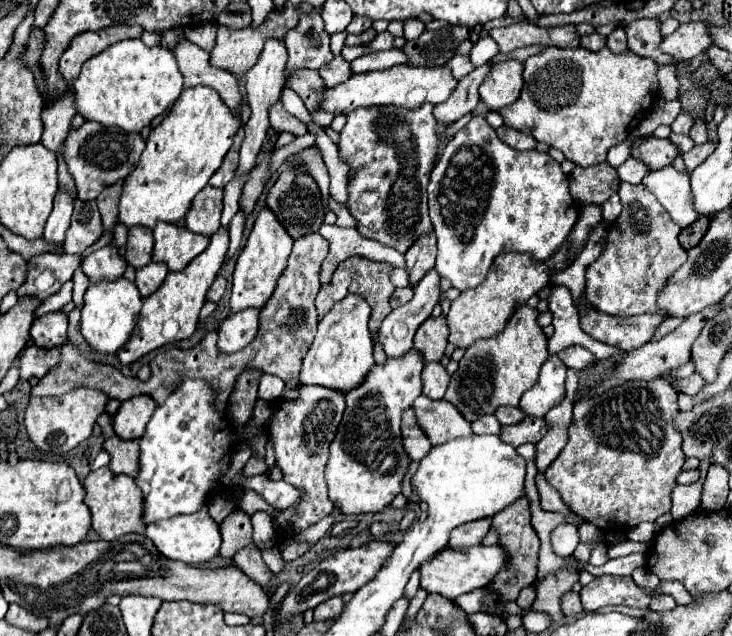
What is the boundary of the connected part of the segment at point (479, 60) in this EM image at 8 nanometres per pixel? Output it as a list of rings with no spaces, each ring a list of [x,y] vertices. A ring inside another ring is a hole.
[[[491,36],[480,37],[470,52],[470,60],[474,66],[482,66],[482,64],[490,62],[498,52],[498,44]]]

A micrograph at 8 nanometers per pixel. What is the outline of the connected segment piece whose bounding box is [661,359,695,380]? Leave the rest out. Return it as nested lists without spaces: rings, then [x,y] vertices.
[[[690,359],[685,365],[681,366],[680,368],[671,370],[670,372],[666,372],[661,377],[664,379],[669,379],[672,376],[678,376],[679,378],[687,378],[695,371],[694,362]]]

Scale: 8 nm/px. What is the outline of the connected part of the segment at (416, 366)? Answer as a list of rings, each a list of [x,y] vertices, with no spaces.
[[[410,348],[400,358],[386,358],[384,364],[374,364],[364,382],[346,394],[346,410],[340,428],[336,432],[336,438],[330,444],[330,458],[324,470],[330,500],[336,502],[344,514],[378,512],[386,508],[396,494],[400,494],[400,482],[406,474],[406,466],[410,464],[402,448],[400,416],[402,410],[410,408],[412,402],[422,394],[422,382],[420,382],[422,368],[424,368],[424,358],[416,348]]]

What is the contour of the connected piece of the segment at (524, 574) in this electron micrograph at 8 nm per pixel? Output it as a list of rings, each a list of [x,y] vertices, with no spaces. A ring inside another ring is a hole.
[[[528,496],[518,498],[514,504],[510,504],[508,508],[504,508],[502,512],[498,512],[492,520],[492,528],[496,528],[500,532],[500,542],[506,546],[508,554],[510,554],[510,564],[504,572],[500,572],[500,576],[488,586],[490,590],[494,590],[498,594],[500,600],[516,600],[518,592],[536,582],[536,562],[538,562],[538,548],[540,548],[540,540],[536,530],[530,524],[530,500]]]

